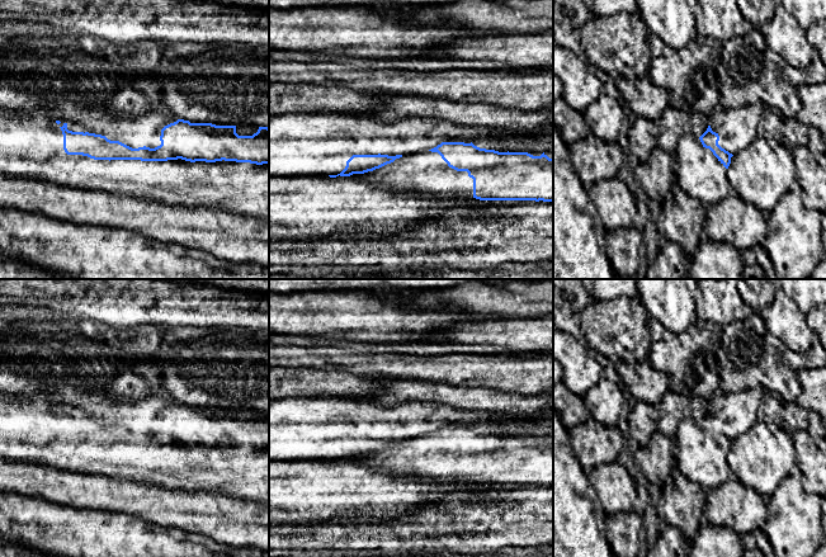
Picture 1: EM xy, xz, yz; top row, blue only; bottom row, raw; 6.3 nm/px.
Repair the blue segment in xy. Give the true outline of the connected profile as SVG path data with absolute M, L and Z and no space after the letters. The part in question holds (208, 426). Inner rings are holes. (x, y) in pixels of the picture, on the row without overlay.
M0 368L0 397L18 398L22 401L36 402L41 407L56 406L62 407L60 411L63 419L63 434L67 439L82 439L94 444L141 444L141 445L167 445L185 444L190 447L206 445L236 445L250 447L256 449L269 448L269 412L259 411L252 420L239 420L236 410L216 410L212 407L190 407L189 405L178 403L166 393L151 393L141 400L128 397L109 397L98 391L77 388L74 384L58 383L49 388L39 381L25 374L18 374Z

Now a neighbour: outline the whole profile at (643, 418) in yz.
M642 401L632 402L631 412L628 415L629 438L627 443L633 448L646 445L657 433L659 423L659 406Z

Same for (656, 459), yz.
M656 433L646 445L634 448L633 457L648 482L661 487L676 466L674 439Z

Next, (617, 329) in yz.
M590 299L580 317L587 348L619 362L643 362L651 349L648 313L641 299Z

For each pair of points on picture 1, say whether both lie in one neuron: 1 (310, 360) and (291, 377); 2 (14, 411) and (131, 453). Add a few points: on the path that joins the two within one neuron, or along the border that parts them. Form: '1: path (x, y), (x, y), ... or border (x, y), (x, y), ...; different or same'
1: border (282, 366), (331, 368); different
2: path (38, 442), (46, 448), (66, 454), (100, 454); same

